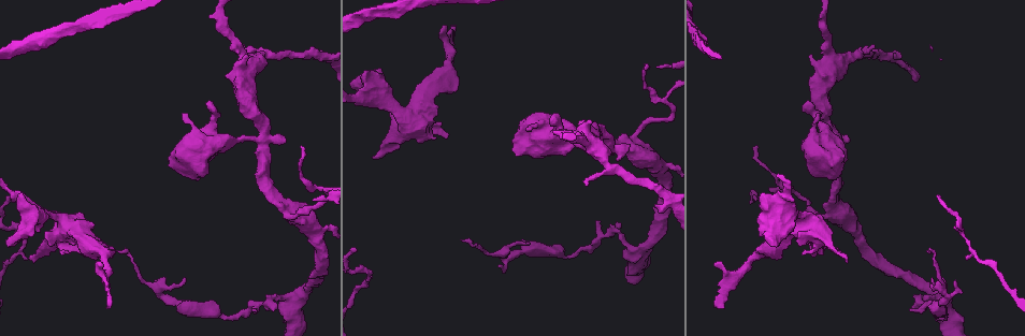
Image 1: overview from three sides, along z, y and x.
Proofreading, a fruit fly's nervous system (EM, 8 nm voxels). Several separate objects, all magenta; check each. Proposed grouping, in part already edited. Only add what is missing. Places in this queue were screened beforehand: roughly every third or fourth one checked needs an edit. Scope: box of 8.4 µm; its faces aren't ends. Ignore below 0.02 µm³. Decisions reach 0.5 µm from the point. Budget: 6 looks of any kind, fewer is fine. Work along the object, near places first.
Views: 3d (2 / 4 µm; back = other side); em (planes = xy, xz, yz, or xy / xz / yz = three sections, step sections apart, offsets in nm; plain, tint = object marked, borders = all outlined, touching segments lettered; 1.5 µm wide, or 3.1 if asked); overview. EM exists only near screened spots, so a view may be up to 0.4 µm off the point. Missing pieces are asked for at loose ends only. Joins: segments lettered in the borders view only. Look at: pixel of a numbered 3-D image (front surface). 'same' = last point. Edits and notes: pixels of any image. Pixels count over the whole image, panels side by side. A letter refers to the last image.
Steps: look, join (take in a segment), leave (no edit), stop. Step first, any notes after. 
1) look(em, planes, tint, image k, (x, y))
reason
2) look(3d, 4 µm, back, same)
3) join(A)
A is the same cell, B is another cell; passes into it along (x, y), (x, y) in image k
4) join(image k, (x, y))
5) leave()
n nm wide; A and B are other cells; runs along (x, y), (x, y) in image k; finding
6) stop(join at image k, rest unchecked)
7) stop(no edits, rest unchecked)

look(3d, 4 µm, image 1, (713, 263))
an open end

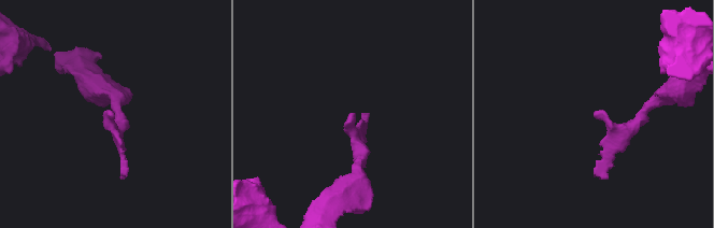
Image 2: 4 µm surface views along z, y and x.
look(em, yz, step 8, plain, image 2, (352, 113))
shape alone is not enough

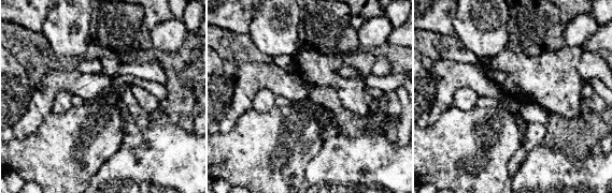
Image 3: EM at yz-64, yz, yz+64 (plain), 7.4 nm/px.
look(em, yz, step 8, borders, same)

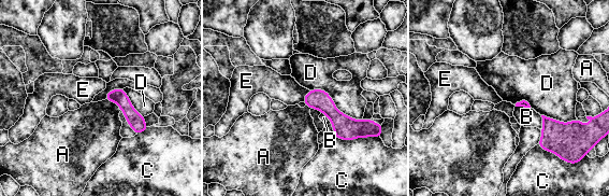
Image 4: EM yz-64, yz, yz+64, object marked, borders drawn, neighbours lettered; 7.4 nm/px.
leave()
A, B, C, D and E are other cells; border along (309, 90), (302, 101) in image 4; none of them fits

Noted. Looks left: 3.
look(em, planes, tint, image 1, (119, 253))
tapers out

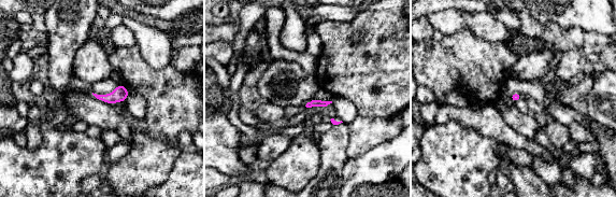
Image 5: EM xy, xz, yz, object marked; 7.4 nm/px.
look(em, planes, borders, same)

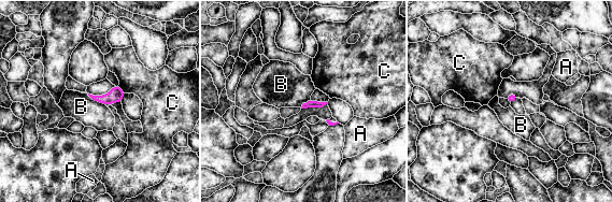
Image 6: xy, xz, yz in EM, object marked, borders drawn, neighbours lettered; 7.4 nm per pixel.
leave()
B touches over 160 nm; A, B and C are other cells; no lettered segment goes on from it

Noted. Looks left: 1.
look(em, planes, borders, image 1, (600, 220))
tapers out

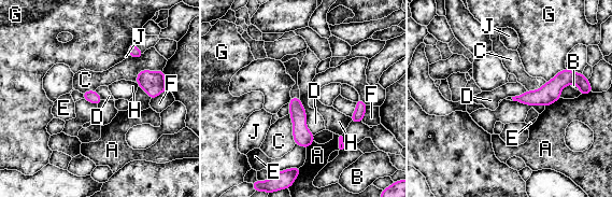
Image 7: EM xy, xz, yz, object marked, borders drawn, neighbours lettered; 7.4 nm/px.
leave()
A, B, C, D, E, F, G, H and J are other cells; border along (299, 98), (306, 126), (314, 135) in image 7; none of them fits

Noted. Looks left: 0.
stop(no edits, rest unchecked)

